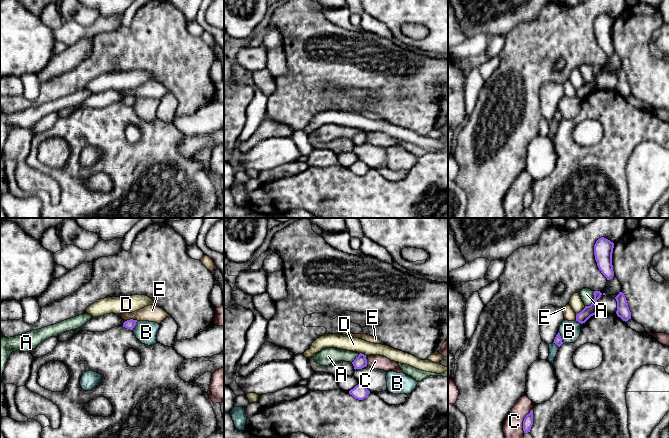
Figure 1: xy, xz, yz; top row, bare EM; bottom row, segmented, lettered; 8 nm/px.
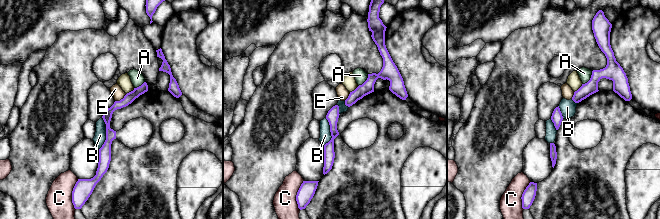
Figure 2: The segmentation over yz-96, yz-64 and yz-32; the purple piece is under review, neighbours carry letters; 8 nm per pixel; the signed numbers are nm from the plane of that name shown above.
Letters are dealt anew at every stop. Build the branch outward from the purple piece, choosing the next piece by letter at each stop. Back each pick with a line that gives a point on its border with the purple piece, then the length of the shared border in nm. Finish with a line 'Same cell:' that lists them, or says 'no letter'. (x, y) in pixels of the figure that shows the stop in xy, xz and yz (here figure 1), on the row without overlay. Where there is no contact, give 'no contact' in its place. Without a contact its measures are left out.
Same cell: no letter

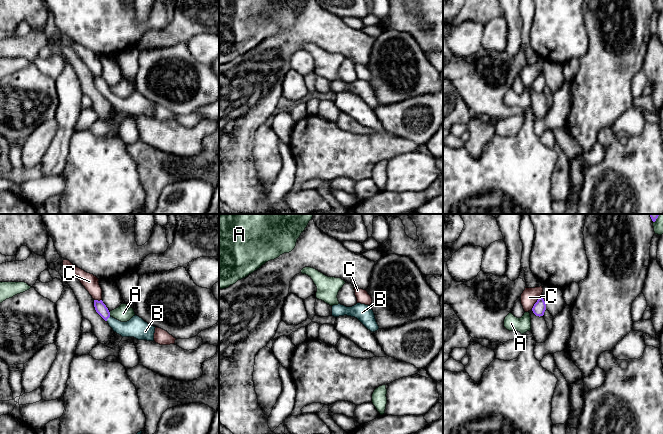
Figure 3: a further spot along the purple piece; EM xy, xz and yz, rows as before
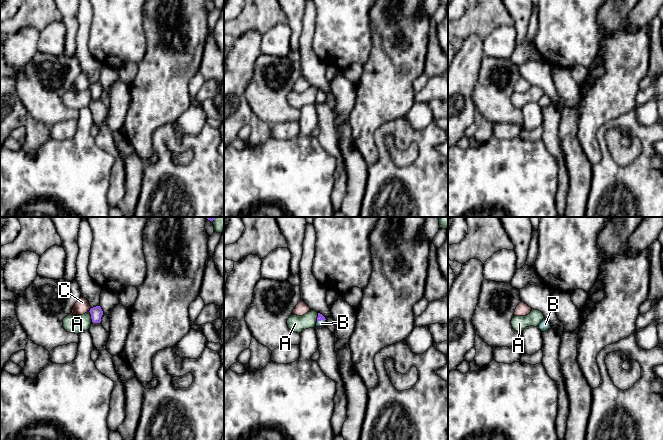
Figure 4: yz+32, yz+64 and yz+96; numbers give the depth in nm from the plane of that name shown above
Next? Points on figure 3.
B: meets purple in xy at (108, 93); contact 50 nm long
Same cell: B

